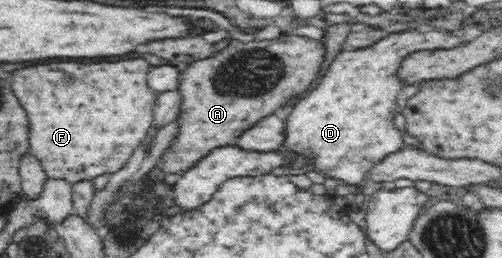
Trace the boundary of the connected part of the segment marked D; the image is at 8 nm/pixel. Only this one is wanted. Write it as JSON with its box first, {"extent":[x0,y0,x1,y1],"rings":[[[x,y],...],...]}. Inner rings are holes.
{"extent":[285,32,465,185],"rings":[[[401,32],[393,34],[389,38],[379,40],[377,44],[353,52],[341,52],[333,66],[327,70],[323,76],[321,84],[317,84],[293,110],[289,118],[289,128],[287,128],[287,140],[285,145],[295,148],[307,148],[315,150],[315,160],[313,169],[318,171],[325,178],[336,179],[337,182],[347,185],[359,185],[365,182],[368,171],[381,160],[385,160],[391,154],[397,154],[405,150],[409,145],[405,143],[405,131],[398,130],[395,120],[401,112],[399,106],[399,96],[403,92],[406,84],[401,78],[401,68],[403,62],[409,54],[425,50],[425,48],[457,48],[465,42],[465,36],[453,34],[451,32],[431,32],[431,34],[413,34],[413,32]]]}

